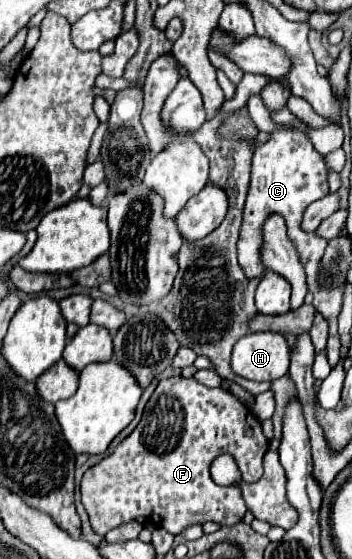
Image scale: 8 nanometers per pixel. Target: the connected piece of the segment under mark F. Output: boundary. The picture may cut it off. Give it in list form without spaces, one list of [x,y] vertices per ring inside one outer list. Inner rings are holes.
[[[175,377],[161,379],[151,399],[147,401],[143,417],[135,427],[135,431],[123,443],[117,445],[115,453],[99,461],[95,467],[87,469],[81,479],[83,507],[89,513],[91,527],[97,533],[107,535],[111,529],[137,517],[145,517],[153,525],[157,525],[159,517],[159,525],[169,533],[177,535],[191,523],[205,523],[205,521],[217,521],[221,525],[241,523],[247,511],[241,491],[235,487],[217,485],[211,479],[209,467],[215,457],[229,453],[233,455],[241,471],[241,479],[245,483],[255,483],[263,475],[263,455],[269,449],[269,441],[261,433],[261,425],[257,421],[249,423],[249,415],[253,415],[249,407],[243,405],[239,399],[235,399],[229,391],[205,387],[195,379],[175,379]]]

